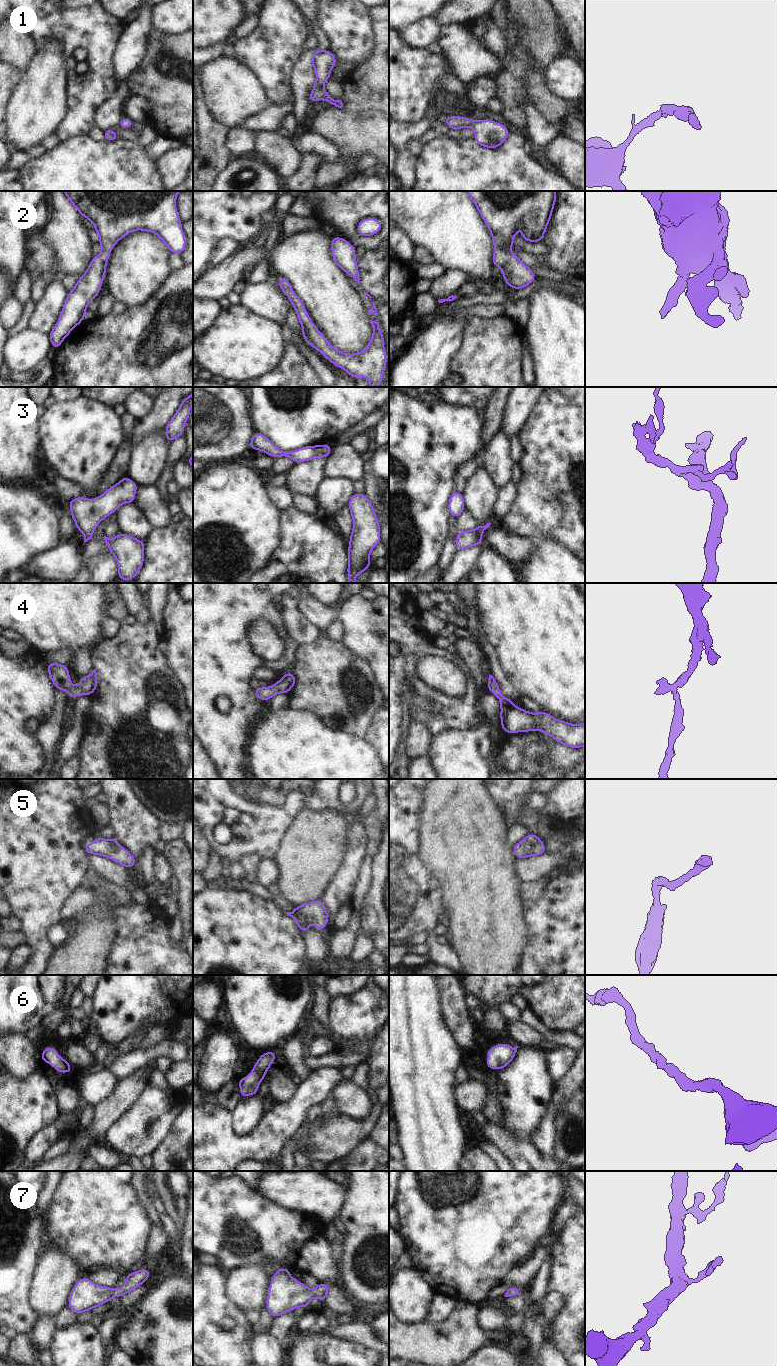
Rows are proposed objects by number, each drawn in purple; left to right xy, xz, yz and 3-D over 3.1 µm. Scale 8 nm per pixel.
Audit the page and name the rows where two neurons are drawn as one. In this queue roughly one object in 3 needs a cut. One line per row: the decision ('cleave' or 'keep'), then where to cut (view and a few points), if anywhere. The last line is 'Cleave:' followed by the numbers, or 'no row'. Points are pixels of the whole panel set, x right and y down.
1: keep; no cut
2: keep; no cut
3: keep; no cut
4: keep; no cut
5: keep; no cut
6: keep; no cut
7: keep; no cut
Cleave: no row

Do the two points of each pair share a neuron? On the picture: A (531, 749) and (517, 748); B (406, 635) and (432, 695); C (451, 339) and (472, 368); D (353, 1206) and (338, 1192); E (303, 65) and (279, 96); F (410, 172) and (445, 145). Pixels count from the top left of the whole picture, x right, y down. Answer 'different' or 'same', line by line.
A: different
B: same
C: different
D: different
E: different
F: different

